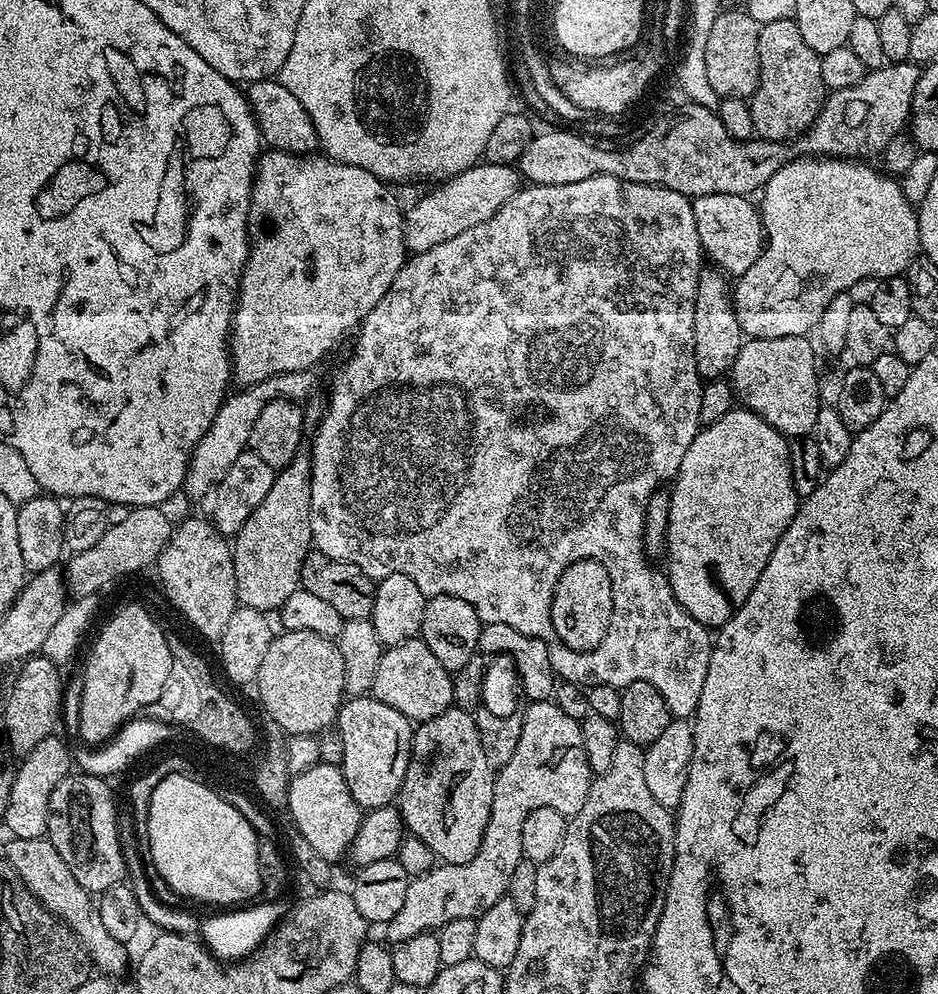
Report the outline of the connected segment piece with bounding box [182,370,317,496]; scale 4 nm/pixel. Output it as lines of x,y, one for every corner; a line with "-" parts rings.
312,370
287,372
236,390
240,392
233,391
220,405
210,430
206,430
206,434
192,452
192,457
188,459
188,473
184,476
183,491
185,493
188,491
192,496
204,496
209,491
209,495
219,485
226,470
230,470
230,466
234,466
234,462
238,462
240,455
248,448
250,430
254,430
254,422
258,422
258,414
262,414
262,406
266,406
271,400
307,401
317,391
316,374

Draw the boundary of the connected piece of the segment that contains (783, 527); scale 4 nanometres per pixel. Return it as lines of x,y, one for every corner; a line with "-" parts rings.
743,406
733,408
730,414
726,414
726,418
718,418
718,422
703,425
694,438
694,442
690,442
690,450
686,450
686,458
682,458
682,466
676,471
674,483
670,488
672,497
670,498
670,522
666,549
666,561
668,560
666,584
674,590
674,598
678,598
680,605
709,630
723,628
726,621
732,617
732,613
744,605
746,598
750,598
750,590
754,590
758,578
762,578
762,570
766,570
766,562
770,562
770,554
774,554
774,546
778,546
782,534
786,534
790,522
796,516
798,497
790,474
789,458
789,437
774,430
774,426
770,426
765,420
758,418
758,414
748,411

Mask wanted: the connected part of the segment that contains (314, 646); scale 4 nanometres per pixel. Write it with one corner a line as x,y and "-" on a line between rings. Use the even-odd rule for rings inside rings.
289,632
273,635
270,650
262,658
262,670
258,670
254,688
260,691
260,700
268,711
268,716
288,736
316,736
331,729
336,723
336,715
346,699
342,654
336,640
319,636
313,632

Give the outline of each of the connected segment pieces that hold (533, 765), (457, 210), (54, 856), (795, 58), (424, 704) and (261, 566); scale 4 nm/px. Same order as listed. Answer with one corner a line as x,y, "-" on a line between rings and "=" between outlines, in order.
551,699
537,700
527,706
529,708
522,712
522,734
518,738
514,758
510,758
510,762
506,762
506,766
495,773
496,785
494,802
490,806
490,823
486,826
482,846
478,846
478,854
474,854
470,862
441,863
428,872
409,879
406,899
403,900
398,914
394,914
394,918
390,918
386,926
386,940
389,945
395,946
410,938
418,938
418,934
423,932
436,932
446,922
454,922
454,918
475,920
477,916
490,910
494,902
507,896
514,866
518,866
522,859
522,822
526,822
526,814
530,814
530,810
550,806
557,808
565,818
571,818
582,810
582,802
586,802
588,791
592,789
594,773
586,762
586,746
582,746
580,721
564,714
=
477,162
473,168
462,170
457,176
447,177
437,184
440,185
433,192
414,201
404,212
404,246
409,253
430,250
462,234
462,230
470,230
470,226
494,218
494,214
498,214
498,210
502,210
502,206
520,191
522,177
511,164
=
12,836
9,844
2,851
2,856
13,868
17,880
28,888
29,894
37,904
59,920
68,925
68,929
78,937
84,951
88,954
91,967
99,975
117,978
124,972
128,964
128,952
125,941
113,938
102,922
102,914
94,899
93,893
87,892
74,878
70,866
66,866
66,858
58,854
52,841
39,836
38,838
18,838
=
789,18
760,25
758,66
760,67
758,86
756,93
750,97
756,136
762,140
795,141
796,137
804,135
804,131
818,118
826,99
820,56
814,50
810,50
810,46
806,46
795,19
=
413,638
385,647
382,662
378,662
378,675
374,678
371,695
386,702
386,706
394,706
394,710
407,720
423,722
453,707
452,676
442,662
430,654
430,646
426,646
424,640
=
296,456
290,466
279,469
274,486
266,498
246,518
231,541
234,562
236,599
243,607
259,612
275,613
300,587
302,562
313,547
310,526
310,490
312,489
312,457

